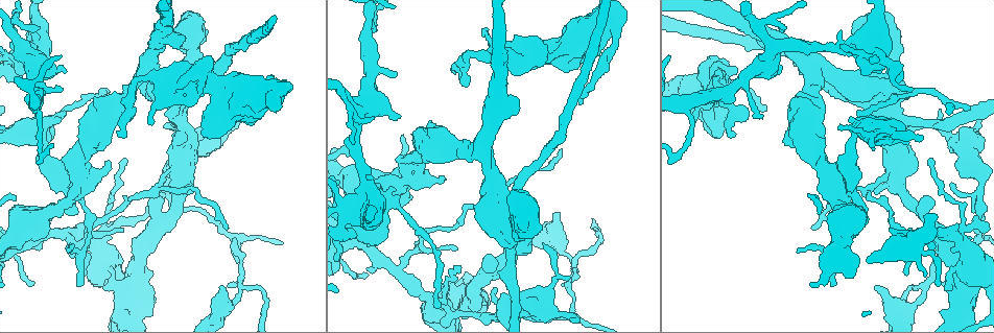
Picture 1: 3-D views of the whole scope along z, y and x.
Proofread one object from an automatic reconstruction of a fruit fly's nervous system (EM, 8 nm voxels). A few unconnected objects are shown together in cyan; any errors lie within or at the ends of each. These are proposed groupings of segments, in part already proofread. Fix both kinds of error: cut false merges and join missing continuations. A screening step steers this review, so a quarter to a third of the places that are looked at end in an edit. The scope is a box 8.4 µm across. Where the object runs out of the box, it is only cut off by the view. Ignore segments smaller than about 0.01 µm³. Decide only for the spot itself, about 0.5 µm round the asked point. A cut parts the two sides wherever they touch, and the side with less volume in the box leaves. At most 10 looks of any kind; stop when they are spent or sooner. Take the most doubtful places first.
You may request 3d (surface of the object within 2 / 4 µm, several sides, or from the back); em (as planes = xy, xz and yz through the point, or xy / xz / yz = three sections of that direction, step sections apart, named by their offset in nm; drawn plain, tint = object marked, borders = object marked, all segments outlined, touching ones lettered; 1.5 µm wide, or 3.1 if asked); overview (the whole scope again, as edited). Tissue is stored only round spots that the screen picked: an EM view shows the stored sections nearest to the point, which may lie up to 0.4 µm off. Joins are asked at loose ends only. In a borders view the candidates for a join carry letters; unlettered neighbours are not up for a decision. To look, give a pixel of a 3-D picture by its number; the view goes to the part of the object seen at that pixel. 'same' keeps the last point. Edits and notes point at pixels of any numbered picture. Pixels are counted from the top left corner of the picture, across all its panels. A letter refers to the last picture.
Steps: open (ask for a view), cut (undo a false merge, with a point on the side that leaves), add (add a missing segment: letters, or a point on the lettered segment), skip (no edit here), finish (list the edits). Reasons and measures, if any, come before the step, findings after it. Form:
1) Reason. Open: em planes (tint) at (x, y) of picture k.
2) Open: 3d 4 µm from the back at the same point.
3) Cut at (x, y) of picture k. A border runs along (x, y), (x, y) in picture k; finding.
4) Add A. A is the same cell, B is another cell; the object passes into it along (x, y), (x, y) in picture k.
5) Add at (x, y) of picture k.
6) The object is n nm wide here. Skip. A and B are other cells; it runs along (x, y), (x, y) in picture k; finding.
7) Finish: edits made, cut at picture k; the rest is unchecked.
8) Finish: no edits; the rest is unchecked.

Open: 3d 2 µm at (730, 136) of picture 1.

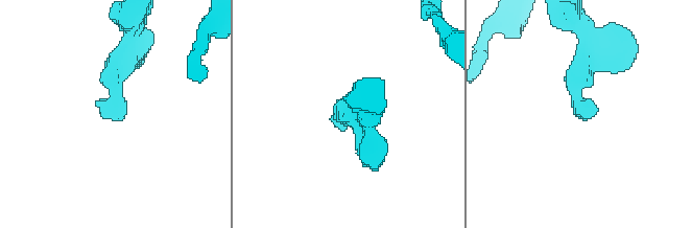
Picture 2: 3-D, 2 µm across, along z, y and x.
Shape alone is not enough. Open: em xy step 4 (borders) at (122, 118) of picture 2.

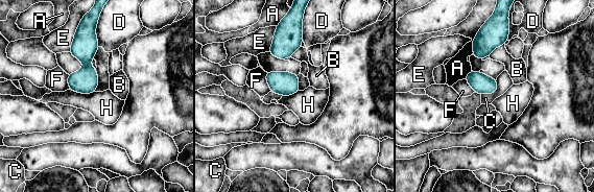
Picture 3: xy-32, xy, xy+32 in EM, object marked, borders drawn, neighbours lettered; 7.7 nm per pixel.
The object is 150 nm wide here. Skip. A, B, C, D, E, F and H are other cells; a border runs along (69, 89), (82, 93), (94, 92) in picture 3; none of them fits.

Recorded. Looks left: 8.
Three-way junction. Open: em planes (tint) at (225, 307) of picture 1.

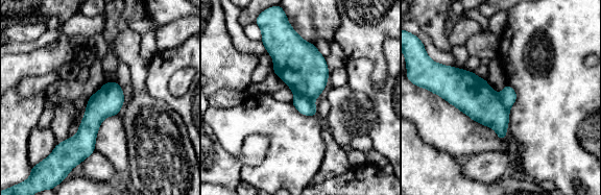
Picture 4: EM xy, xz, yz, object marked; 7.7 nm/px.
See the neighbours. Open: em planes (borders) at the same point.

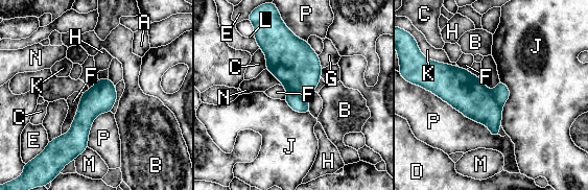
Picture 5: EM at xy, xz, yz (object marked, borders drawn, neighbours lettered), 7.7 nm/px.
Cut at (297, 102) of picture 5. A, B, C, D, E, F, G, H, J, K, L, M, N and P are other cells; two neurons meet here.

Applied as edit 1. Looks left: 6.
Redraw. Open: overview.

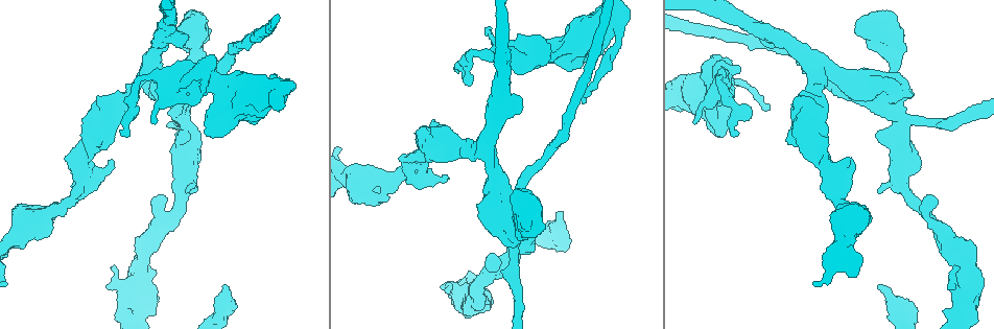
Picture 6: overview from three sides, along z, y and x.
Free end. Open: em yz step 4 (borders) at (769, 110) of picture 6.

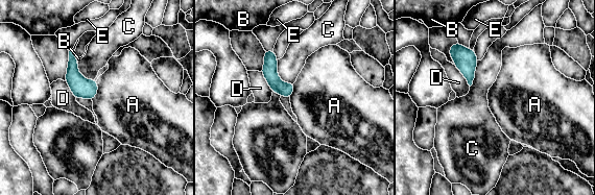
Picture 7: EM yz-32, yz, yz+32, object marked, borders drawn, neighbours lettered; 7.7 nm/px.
Skip. A, B, C, D and E are other cells; it runs along (267, 53), (270, 75), (287, 94) in picture 7; none of them fits.

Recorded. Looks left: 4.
Finish: edits made, cut at picture 5; the rest is unchecked.

